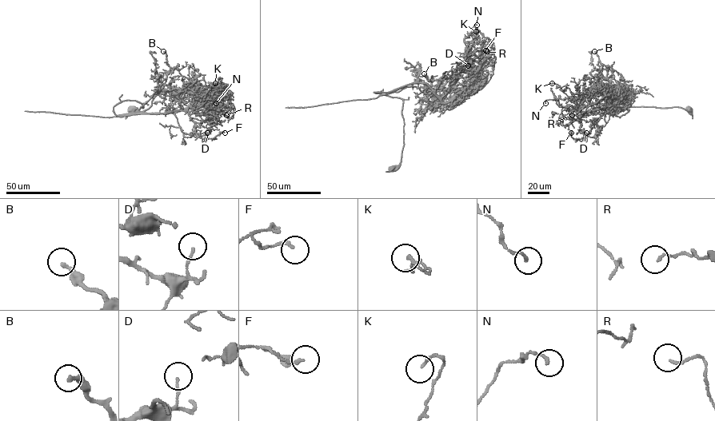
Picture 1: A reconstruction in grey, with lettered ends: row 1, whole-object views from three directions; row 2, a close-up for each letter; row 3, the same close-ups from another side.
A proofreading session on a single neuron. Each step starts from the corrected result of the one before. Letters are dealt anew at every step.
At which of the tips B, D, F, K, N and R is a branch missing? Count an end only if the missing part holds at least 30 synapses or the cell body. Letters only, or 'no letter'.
no letter

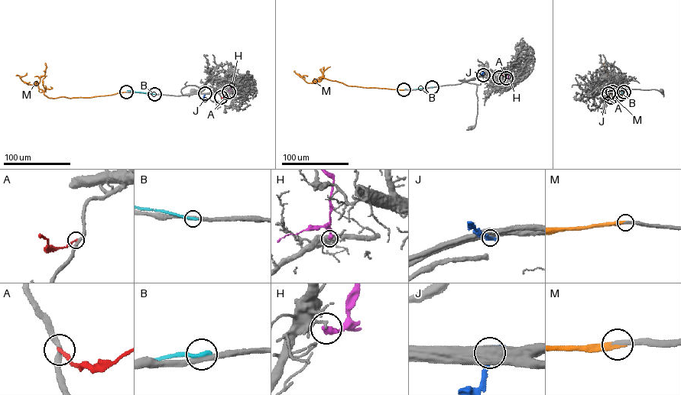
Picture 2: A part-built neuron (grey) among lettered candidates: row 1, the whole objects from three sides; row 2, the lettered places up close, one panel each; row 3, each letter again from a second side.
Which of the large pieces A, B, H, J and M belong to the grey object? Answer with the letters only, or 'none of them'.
M

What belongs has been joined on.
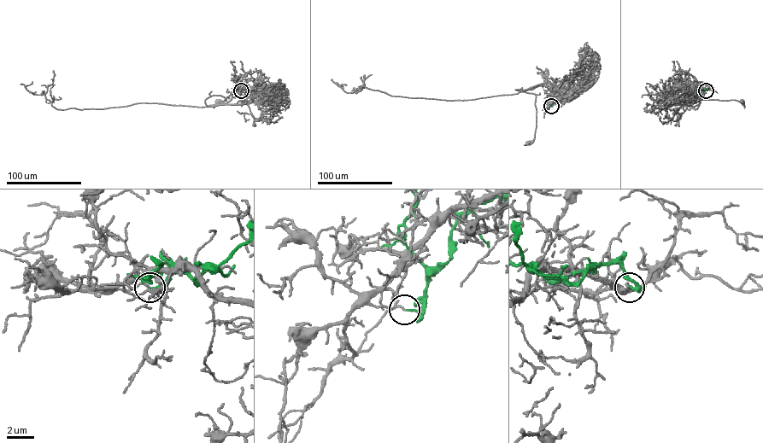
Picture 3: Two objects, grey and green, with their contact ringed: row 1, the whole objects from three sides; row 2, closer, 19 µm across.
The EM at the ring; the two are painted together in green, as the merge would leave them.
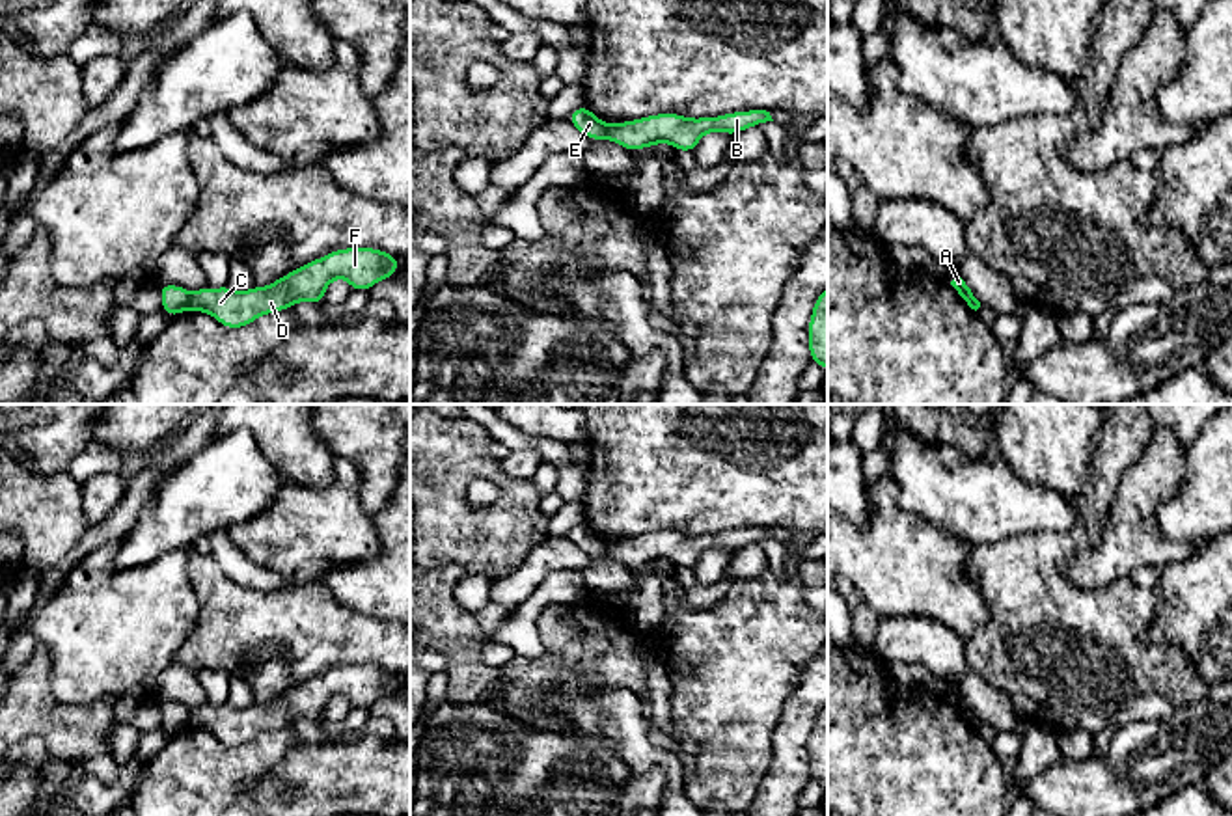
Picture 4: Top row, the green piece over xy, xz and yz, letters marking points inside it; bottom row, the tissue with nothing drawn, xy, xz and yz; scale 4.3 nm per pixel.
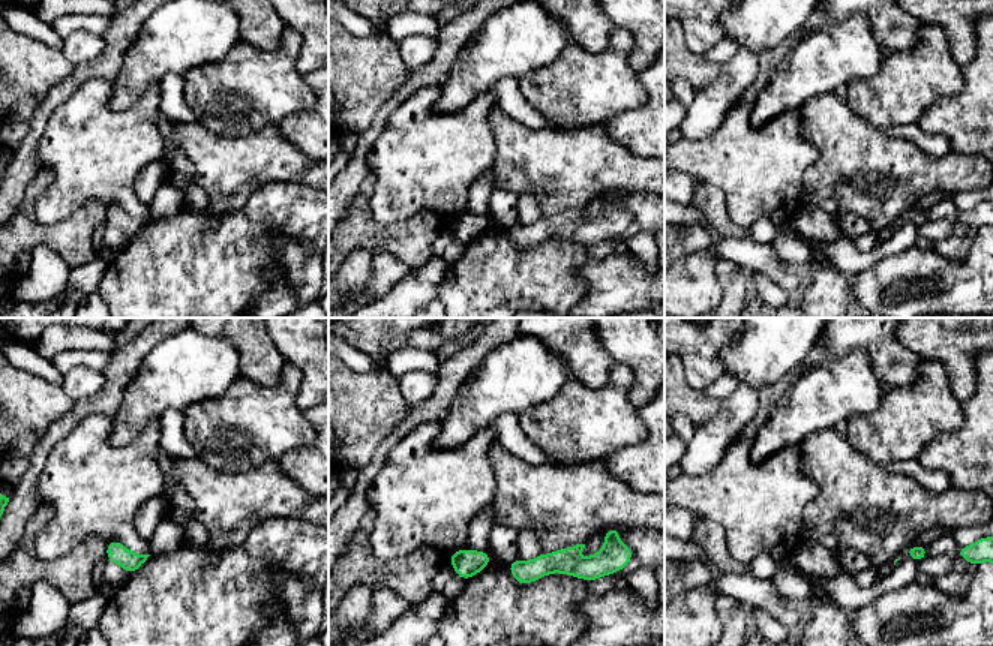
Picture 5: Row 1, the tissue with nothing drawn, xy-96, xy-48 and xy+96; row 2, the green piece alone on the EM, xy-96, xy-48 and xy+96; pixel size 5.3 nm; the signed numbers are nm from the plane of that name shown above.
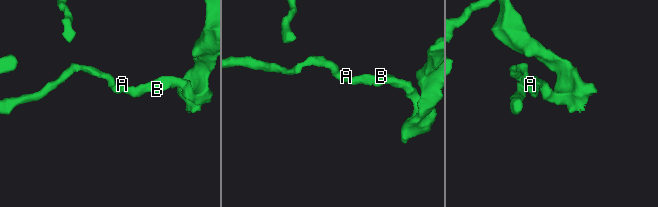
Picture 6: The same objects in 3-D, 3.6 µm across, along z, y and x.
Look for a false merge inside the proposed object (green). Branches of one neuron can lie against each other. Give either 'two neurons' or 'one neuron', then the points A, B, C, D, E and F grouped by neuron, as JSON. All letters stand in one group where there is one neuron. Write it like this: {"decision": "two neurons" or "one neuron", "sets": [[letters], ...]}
{"decision": "two neurons", "sets": [["A", "E"], ["B", "C", "D", "F"]]}

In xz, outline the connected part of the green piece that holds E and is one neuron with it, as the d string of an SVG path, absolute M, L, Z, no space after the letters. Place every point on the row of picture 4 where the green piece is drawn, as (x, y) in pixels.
M585 104L572 110L567 116L567 121L572 123L591 142L606 138L608 125L600 121Z

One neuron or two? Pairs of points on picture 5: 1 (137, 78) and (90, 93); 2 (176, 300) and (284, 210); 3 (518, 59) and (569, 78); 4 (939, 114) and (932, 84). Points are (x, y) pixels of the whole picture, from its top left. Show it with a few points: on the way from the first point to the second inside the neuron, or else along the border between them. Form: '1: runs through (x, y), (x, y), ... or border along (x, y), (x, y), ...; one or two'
1: border along (147, 89), (128, 108), (113, 110), (108, 105); two
2: runs through (203, 273), (222, 263), (252, 233), (257, 233); one
3: border along (569, 44), (549, 63), (530, 71), (518, 80); two
4: border along (965, 78), (957, 93), (936, 99), (915, 122); two

